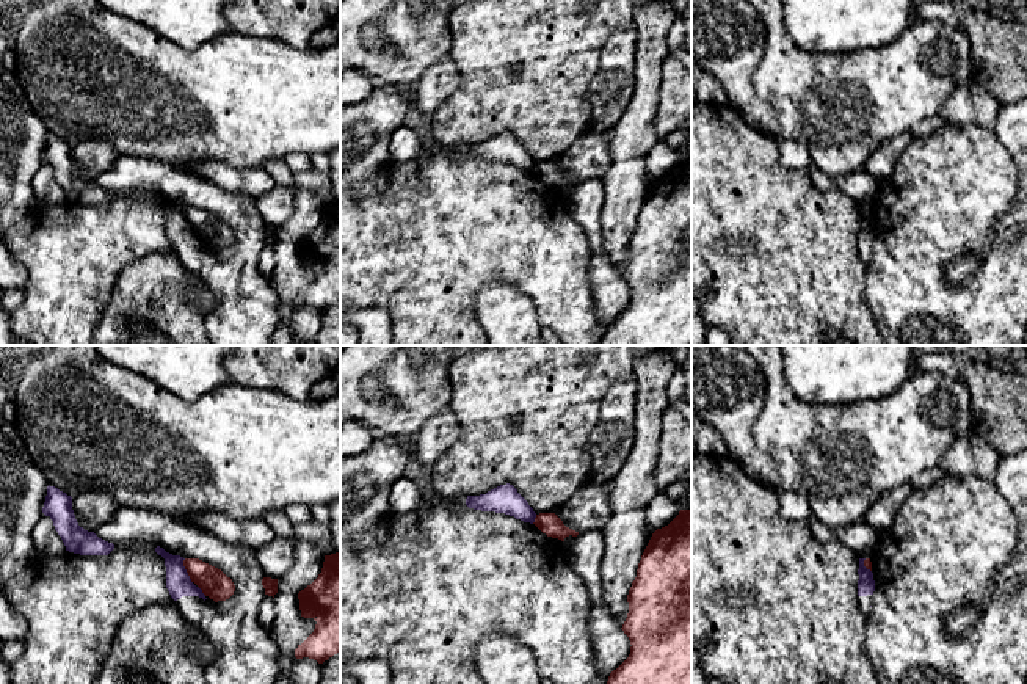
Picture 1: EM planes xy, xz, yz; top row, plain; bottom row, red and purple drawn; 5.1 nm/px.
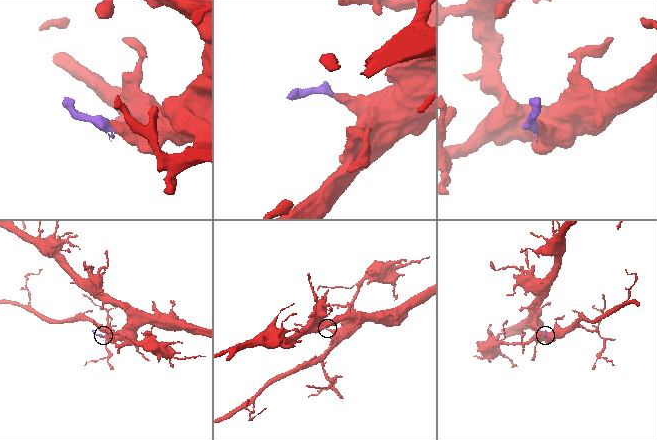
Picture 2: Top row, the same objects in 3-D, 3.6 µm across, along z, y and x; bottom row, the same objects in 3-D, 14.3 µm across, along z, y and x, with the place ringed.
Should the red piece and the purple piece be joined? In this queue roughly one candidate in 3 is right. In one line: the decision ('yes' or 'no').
no

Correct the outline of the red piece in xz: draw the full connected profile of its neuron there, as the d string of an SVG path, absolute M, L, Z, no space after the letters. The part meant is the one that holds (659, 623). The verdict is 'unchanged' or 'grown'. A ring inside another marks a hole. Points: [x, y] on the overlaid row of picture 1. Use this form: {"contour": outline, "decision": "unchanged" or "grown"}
{"contour": "M691 508L680 510L668 526L652 533L627 602L629 613L621 629L630 640L630 654L610 673L607 684L691 684Z", "decision": "unchanged"}

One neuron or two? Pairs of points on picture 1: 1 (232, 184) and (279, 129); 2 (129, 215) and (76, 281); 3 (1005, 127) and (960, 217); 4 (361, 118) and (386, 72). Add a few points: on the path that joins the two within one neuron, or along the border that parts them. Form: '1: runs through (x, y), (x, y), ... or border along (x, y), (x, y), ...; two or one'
1: border along (209, 160), (239, 168), (261, 168); two
2: runs through (113, 231), (79, 265); one
3: border along (991, 129), (1010, 156); two
4: border along (380, 82), (411, 96); two

